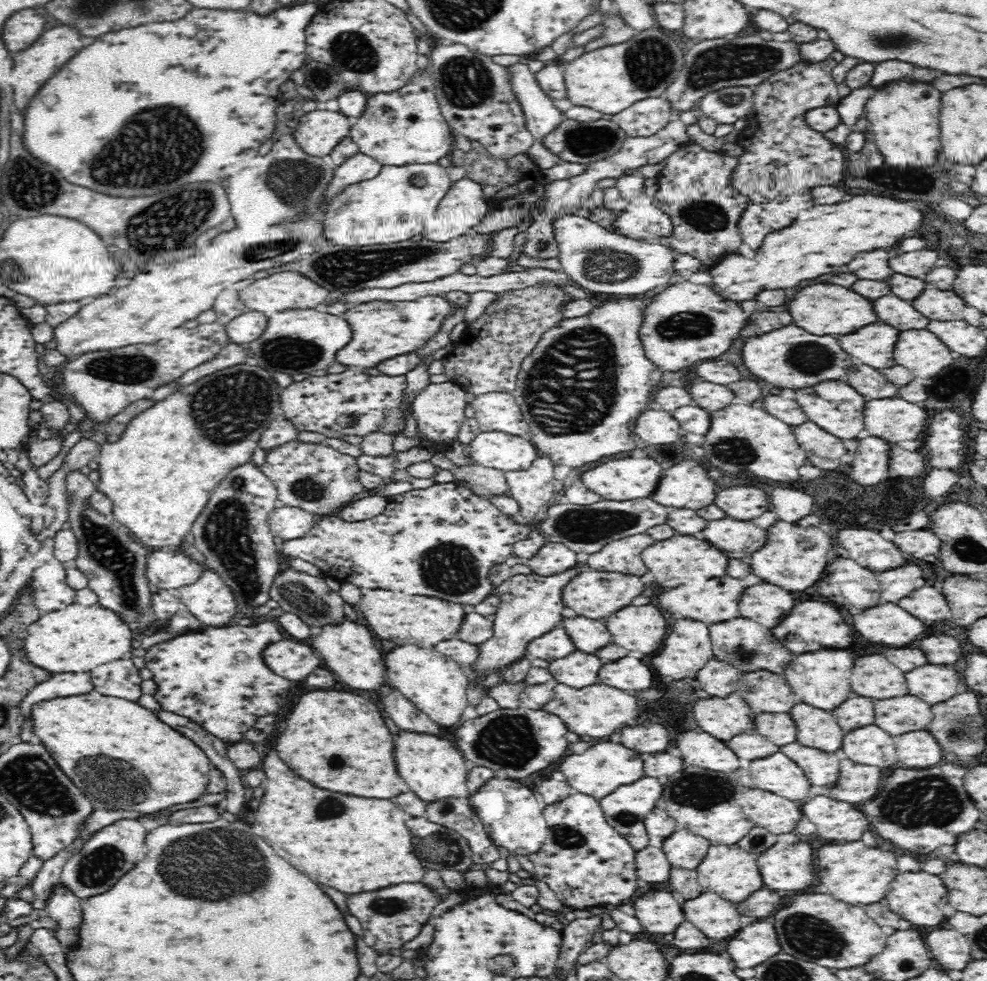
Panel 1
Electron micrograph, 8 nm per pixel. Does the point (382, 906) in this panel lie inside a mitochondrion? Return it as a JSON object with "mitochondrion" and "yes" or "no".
{"mitochondrion":"yes"}

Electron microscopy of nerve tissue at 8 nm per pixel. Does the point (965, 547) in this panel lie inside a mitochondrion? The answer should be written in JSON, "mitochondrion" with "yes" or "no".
{"mitochondrion":"yes"}

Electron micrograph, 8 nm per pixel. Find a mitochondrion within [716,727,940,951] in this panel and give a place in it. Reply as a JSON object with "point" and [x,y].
{"point":[759,841]}

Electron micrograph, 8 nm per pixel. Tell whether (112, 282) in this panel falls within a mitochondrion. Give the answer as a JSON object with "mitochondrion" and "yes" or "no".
{"mitochondrion":"no"}

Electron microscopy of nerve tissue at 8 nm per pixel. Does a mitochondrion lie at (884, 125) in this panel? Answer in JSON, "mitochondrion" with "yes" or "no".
{"mitochondrion":"no"}

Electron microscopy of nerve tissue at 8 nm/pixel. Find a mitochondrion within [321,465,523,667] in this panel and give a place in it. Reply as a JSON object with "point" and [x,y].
{"point":[450,568]}

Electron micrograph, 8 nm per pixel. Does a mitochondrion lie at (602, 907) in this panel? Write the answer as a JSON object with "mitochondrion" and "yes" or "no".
{"mitochondrion":"no"}

